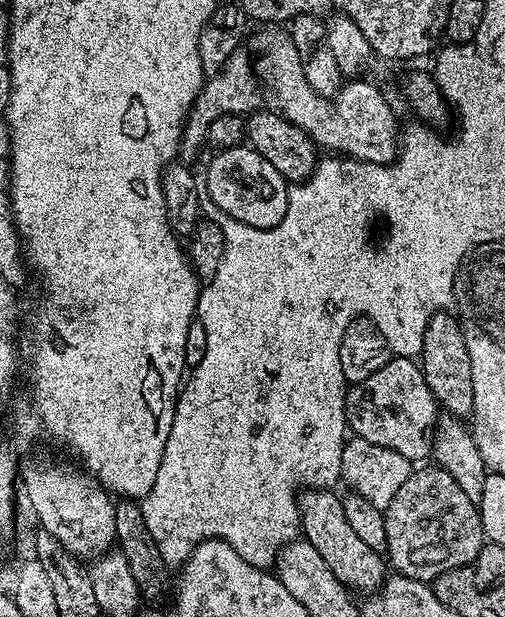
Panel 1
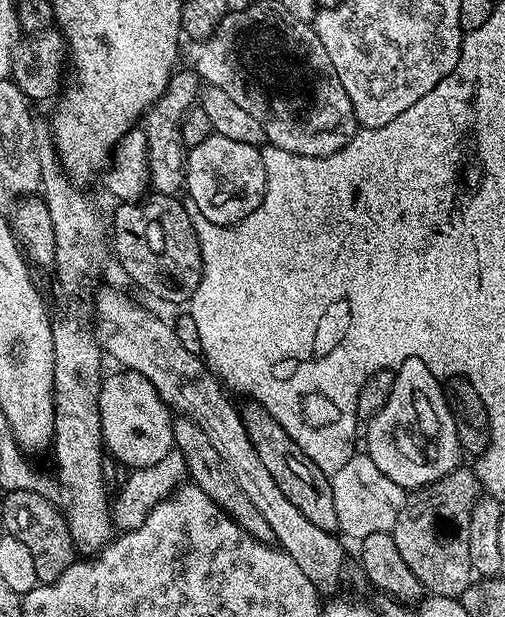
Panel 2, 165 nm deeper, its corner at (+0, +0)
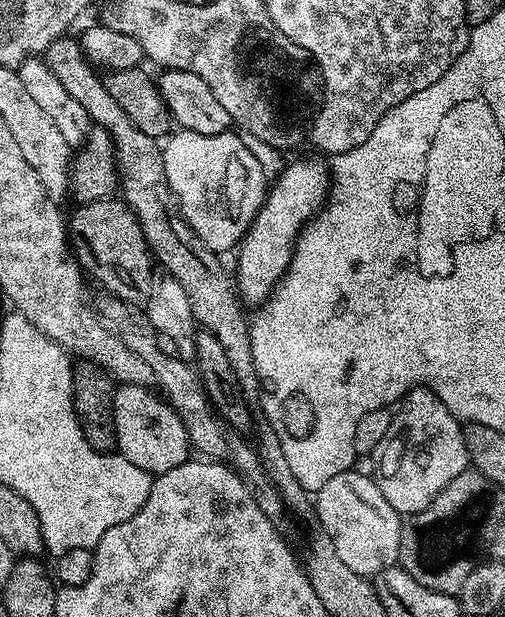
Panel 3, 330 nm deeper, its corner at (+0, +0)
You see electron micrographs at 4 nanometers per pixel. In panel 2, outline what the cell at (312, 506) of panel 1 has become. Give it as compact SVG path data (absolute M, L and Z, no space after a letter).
M255 402L245 405L240 408L240 417L248 431L250 442L254 442L254 450L258 450L258 459L266 465L266 471L273 476L278 490L282 490L282 494L290 498L290 503L298 506L299 512L307 520L314 522L318 530L335 533L340 523L338 514L334 511L334 490L329 473L318 470L318 466L314 466L314 462L306 458L302 450L298 450L294 438L290 438L290 434L286 434L286 430L278 426L265 405Z

